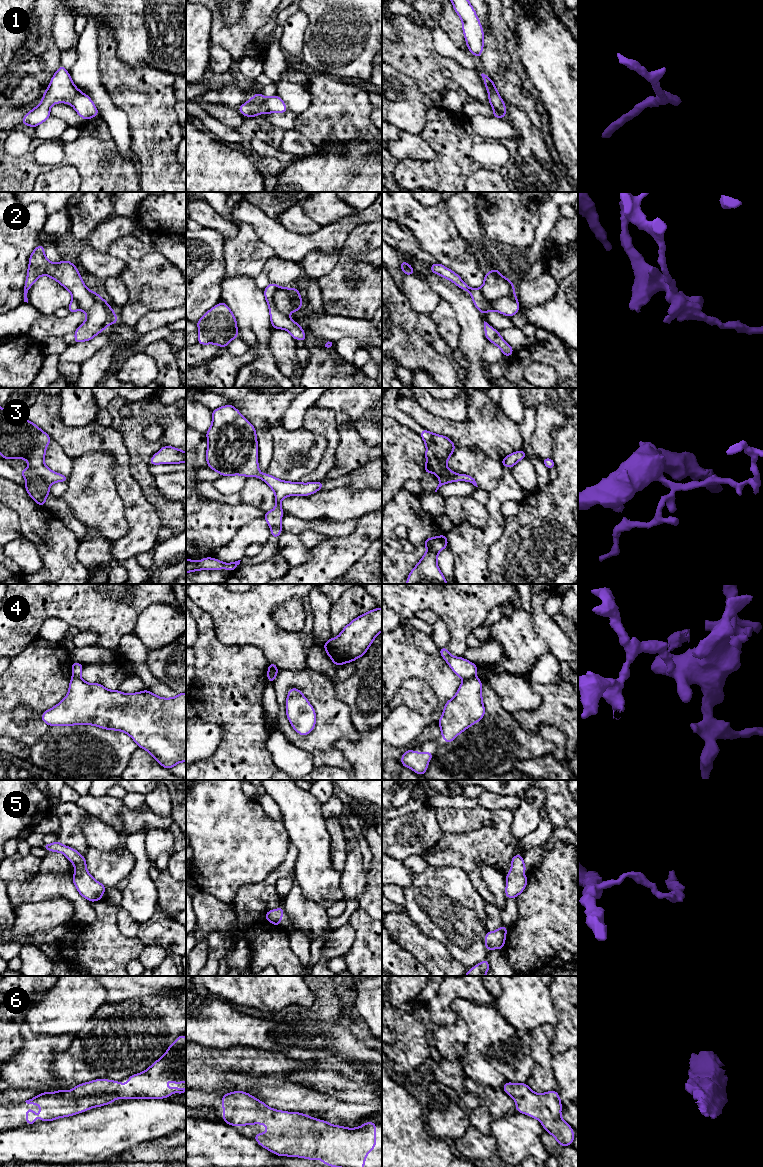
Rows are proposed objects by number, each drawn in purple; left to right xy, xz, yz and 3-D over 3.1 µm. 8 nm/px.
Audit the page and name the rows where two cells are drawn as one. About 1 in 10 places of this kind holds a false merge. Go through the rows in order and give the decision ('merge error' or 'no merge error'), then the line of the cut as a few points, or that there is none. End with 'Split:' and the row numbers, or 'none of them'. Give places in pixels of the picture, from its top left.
1: no merge error; no cut
2: merge error; cut in yz along (479, 289), (486, 301), (495, 301), (514, 293)
3: no merge error; no cut
4: merge error; cut in yz along (473, 676), (463, 680)
5: no merge error; no cut
6: no merge error; no cut
Split: 2, 4

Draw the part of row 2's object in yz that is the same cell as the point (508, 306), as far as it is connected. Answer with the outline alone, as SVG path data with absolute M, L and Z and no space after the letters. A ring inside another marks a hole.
M440 263L430 264L432 273L440 275L454 284L461 290L466 290L470 293L473 303L477 310L483 315L489 311L497 311L505 316L513 316L519 312L519 301L516 295L503 297L494 302L486 302L480 289L470 288L461 278L451 269L444 267Z

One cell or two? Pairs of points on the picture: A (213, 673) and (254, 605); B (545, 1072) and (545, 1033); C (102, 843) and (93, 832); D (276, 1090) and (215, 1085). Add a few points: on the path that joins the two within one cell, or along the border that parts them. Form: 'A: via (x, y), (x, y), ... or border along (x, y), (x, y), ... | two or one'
A: border along (213, 629), (216, 637), (224, 644), (254, 645) | two
B: via (542, 1062), (542, 1043) | one
C: via (101, 840), (96, 835) | one
D: via (261, 1086), (247, 1082), (230, 1082) | one

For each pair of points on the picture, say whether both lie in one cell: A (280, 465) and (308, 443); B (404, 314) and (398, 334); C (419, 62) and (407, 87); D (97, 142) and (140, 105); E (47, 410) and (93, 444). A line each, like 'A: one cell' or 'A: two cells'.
A: one cell
B: one cell
C: two cells
D: two cells
E: one cell

